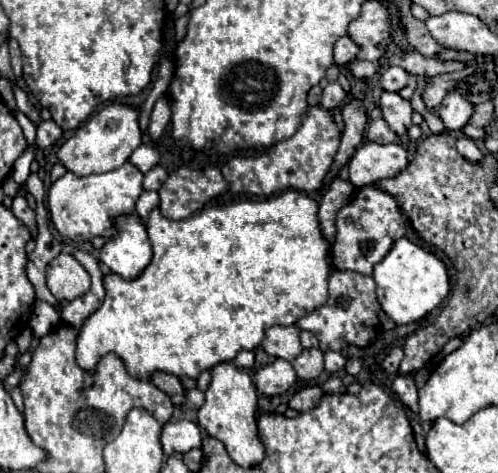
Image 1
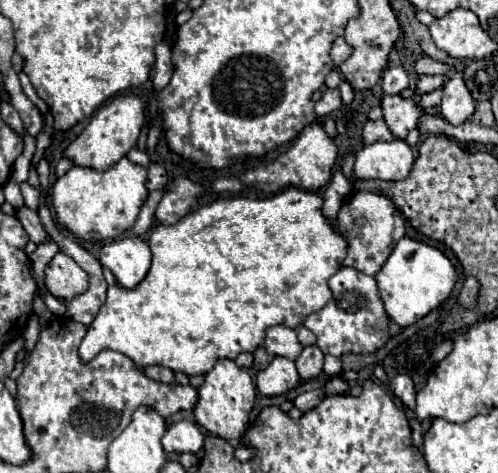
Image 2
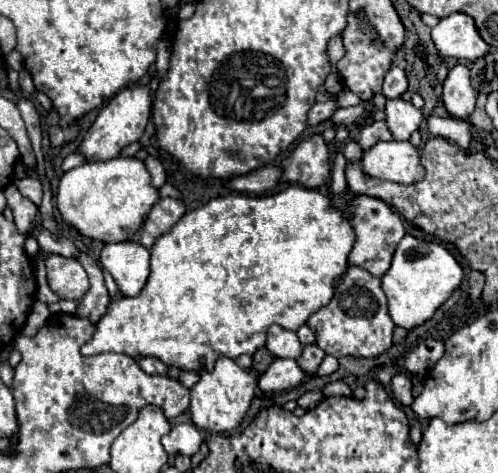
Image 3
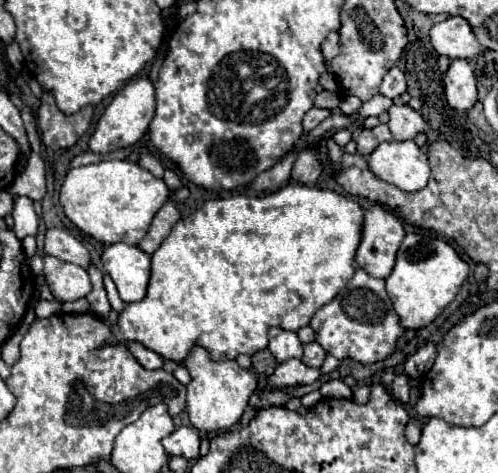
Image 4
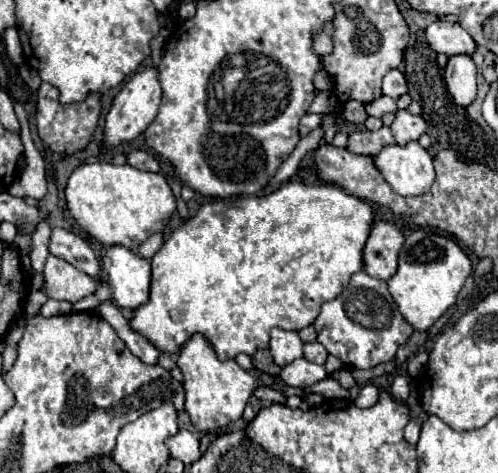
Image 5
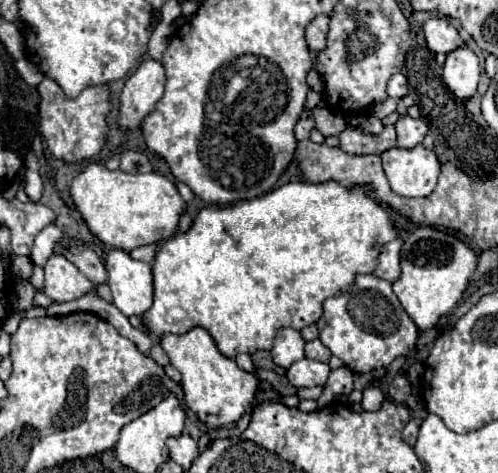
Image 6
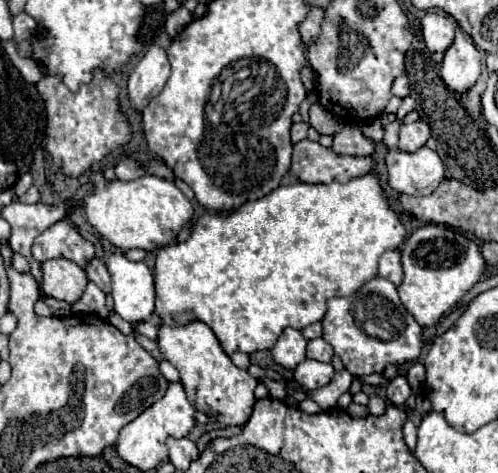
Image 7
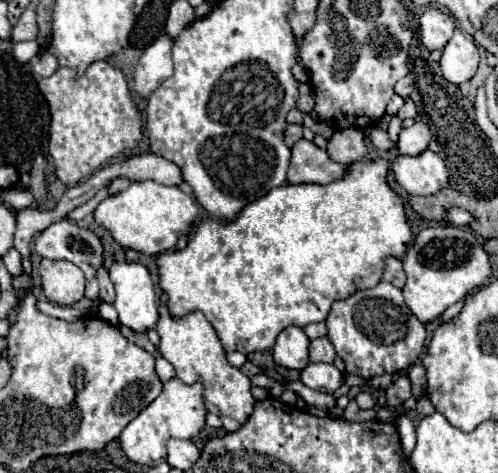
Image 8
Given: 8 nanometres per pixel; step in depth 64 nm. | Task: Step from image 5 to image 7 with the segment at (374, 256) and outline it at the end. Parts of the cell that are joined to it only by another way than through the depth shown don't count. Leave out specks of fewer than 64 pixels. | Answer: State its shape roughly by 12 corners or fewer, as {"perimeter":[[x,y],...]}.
{"perimeter":[[384,252],[378,274],[392,284],[404,278],[400,252]]}

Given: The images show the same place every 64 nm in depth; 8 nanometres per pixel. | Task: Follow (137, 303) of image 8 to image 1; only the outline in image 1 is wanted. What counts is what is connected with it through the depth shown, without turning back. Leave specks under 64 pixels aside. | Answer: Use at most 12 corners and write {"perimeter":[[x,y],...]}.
{"perimeter":[[120,216],[118,234],[102,246],[104,262],[134,280],[152,260],[146,226]]}

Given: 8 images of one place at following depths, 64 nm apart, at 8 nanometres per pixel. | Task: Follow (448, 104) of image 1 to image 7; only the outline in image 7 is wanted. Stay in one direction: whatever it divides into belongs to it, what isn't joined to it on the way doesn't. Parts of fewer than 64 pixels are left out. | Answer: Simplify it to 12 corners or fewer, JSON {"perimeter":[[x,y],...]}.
{"perimeter":[[458,28],[440,68],[448,88],[464,92],[478,80],[482,58]]}

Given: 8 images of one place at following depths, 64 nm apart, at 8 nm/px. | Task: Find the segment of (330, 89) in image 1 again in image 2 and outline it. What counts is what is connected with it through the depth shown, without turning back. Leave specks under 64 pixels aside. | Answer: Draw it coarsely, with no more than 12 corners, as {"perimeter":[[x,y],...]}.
{"perimeter":[[338,88],[326,90],[316,102],[318,118],[330,116],[342,106]]}

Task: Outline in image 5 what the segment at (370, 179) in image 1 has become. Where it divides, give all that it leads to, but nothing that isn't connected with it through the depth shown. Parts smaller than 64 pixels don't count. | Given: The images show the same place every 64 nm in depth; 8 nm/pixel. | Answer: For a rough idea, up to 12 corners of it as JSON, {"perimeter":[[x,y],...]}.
{"perimeter":[[418,142],[386,146],[376,166],[400,196],[434,184],[428,150]]}

